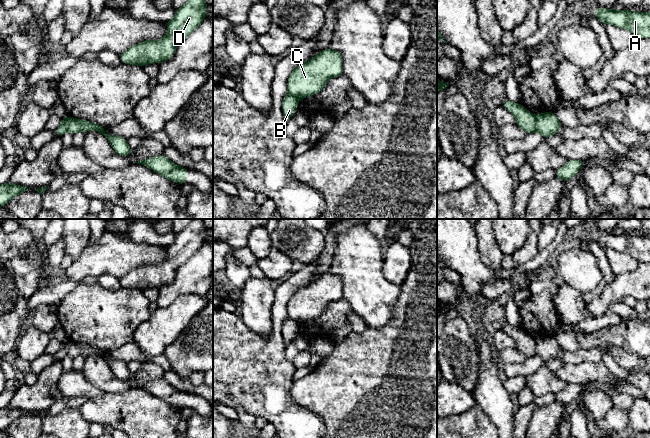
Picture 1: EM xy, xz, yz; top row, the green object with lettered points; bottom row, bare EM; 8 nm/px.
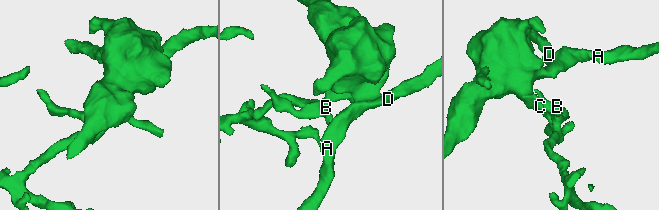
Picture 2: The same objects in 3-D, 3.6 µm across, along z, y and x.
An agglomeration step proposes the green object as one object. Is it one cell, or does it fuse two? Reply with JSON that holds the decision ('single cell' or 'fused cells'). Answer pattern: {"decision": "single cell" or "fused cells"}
{"decision": "fused cells"}

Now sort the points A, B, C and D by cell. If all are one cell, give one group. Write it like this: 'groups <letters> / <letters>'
groups A C D / B

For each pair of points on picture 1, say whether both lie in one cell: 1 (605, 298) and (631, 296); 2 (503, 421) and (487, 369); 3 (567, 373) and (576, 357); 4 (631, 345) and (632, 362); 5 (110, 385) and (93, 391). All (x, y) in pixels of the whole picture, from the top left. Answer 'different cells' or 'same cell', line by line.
1: same cell
2: same cell
3: different cells
4: different cells
5: different cells

